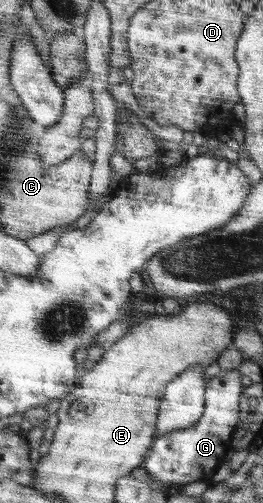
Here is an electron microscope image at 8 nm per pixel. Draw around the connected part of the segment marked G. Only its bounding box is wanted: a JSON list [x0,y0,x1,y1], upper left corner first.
[144,368,242,486]

